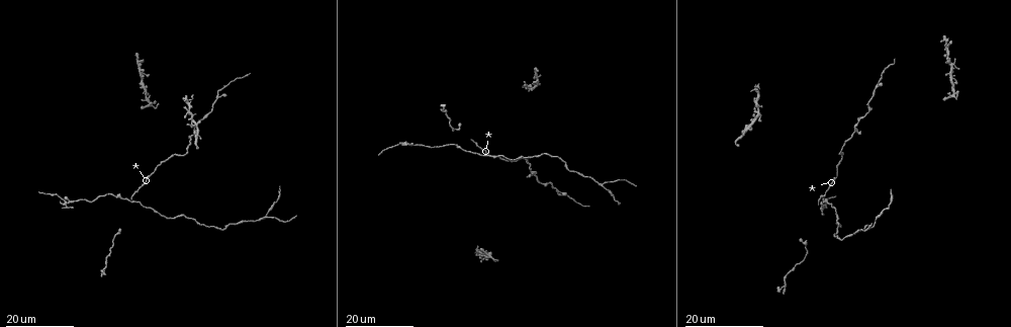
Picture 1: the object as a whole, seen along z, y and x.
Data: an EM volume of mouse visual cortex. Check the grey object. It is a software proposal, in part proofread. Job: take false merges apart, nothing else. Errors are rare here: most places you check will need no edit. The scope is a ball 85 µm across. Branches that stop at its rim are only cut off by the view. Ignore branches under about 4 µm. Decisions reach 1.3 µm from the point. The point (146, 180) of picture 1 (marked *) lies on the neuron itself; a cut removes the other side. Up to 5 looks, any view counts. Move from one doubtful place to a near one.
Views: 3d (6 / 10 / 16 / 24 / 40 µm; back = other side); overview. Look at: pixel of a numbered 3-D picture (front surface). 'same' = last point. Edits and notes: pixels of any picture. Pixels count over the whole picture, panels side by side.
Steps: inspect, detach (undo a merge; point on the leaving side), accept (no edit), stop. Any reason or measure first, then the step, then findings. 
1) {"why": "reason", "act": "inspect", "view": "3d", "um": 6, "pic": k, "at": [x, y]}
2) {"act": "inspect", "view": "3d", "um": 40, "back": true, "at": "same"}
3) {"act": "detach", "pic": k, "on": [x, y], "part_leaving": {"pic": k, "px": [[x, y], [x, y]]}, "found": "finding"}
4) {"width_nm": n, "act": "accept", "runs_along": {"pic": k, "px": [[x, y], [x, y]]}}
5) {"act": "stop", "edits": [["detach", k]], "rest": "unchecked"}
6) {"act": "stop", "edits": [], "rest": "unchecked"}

{"act": "inspect", "view": "3d", "um": 16, "pic": 1, "at": [858, 119]}

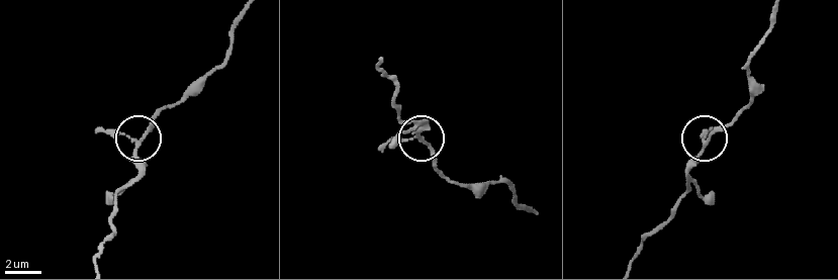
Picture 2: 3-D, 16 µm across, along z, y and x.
{"act": "inspect", "view": "3d", "um": 6, "pic": 2, "at": [421, 140]}

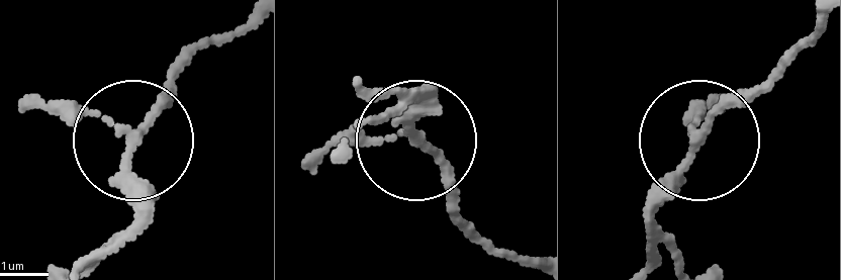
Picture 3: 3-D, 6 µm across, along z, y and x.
{"width_nm": 150, "act": "accept", "runs_along": {"pic": 3, "px": [[101, 255], [137, 206], [133, 146], [194, 54]]}, "found": "one neuron here"}

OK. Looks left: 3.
{"why": "looks like a crossing", "act": "inspect", "view": "3d", "um": 16, "pic": 1, "at": [66, 204]}

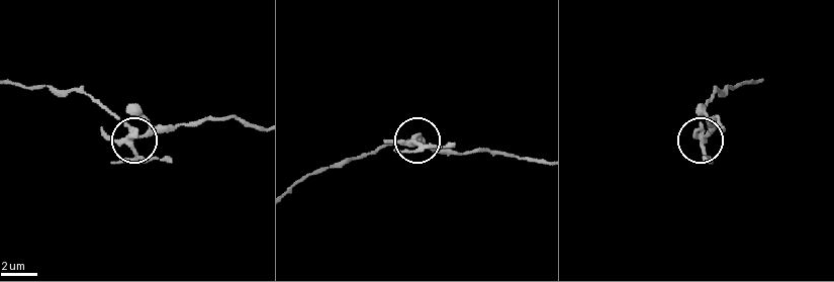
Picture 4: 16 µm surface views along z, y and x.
{"act": "inspect", "view": "3d", "um": 10, "pic": 4, "at": [700, 132]}

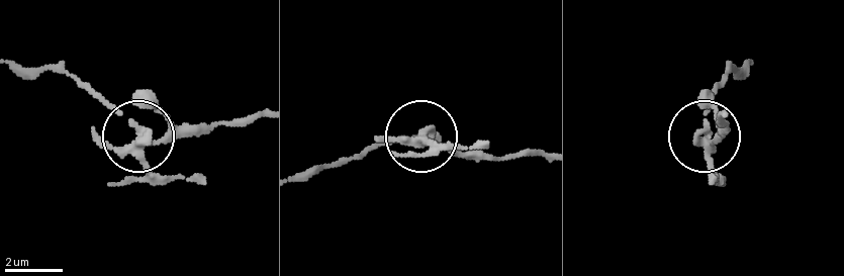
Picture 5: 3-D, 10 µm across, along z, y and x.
{"act": "inspect", "view": "3d", "um": 6, "pic": 5, "at": [424, 136]}

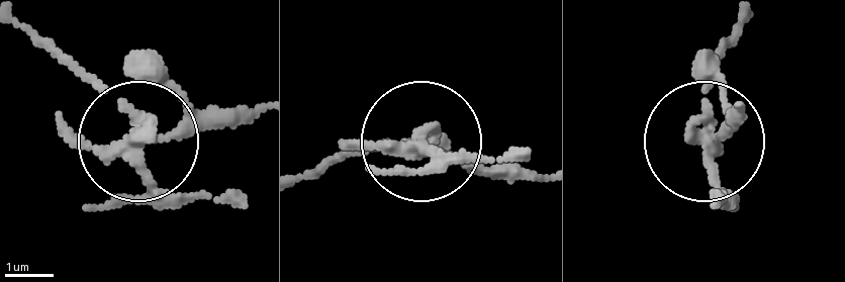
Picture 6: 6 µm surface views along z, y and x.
{"act": "detach", "pic": 6, "on": [89, 207], "part_leaving": {"pic": 6, "px": [[121, 147], [121, 102], [13, 25]]}, "found": "two neurons meet here"}

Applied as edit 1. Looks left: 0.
{"act": "stop", "edits": [["detach", 6]], "rest": "unchecked"}

